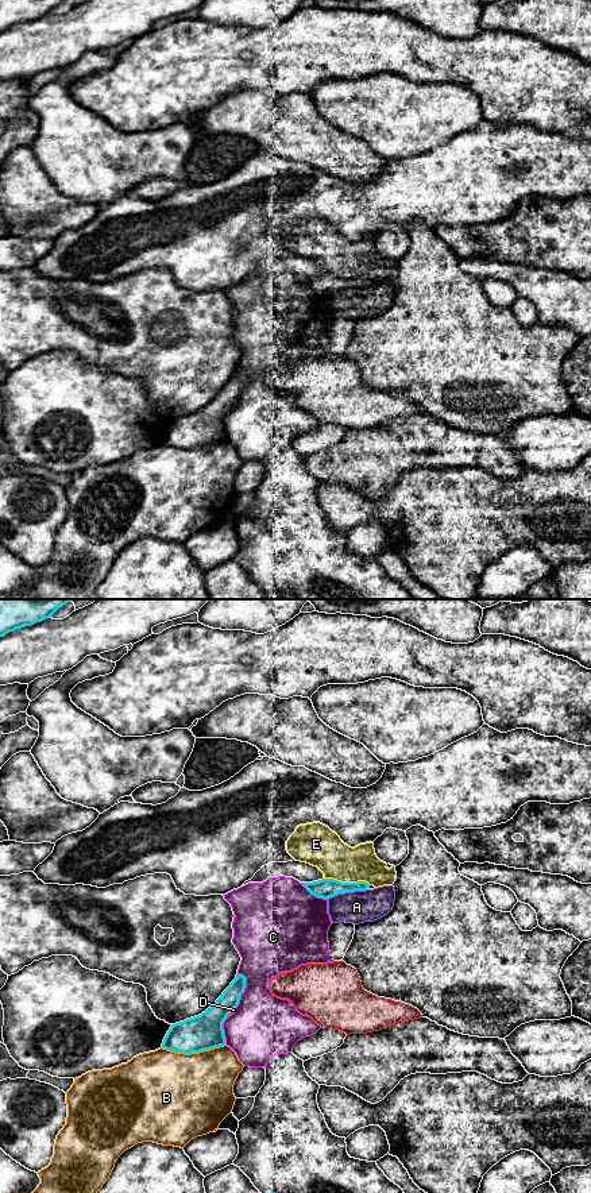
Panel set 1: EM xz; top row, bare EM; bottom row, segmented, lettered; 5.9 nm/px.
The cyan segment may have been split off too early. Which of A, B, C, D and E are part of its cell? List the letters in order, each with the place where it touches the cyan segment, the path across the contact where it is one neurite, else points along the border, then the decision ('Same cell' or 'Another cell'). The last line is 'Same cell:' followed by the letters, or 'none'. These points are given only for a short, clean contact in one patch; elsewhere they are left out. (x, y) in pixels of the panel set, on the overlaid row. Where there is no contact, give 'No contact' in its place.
A: Touches cyan at xz (347, 891). Boundary: xz (366, 888), (339, 892), (328, 899). Another cell
B: Touches cyan at xz (192, 1051). Another cell
C: Touches cyan at xz (243, 991). Another cell
D: Touches cyan at xz (230, 1012). Another cell
E: Touches cyan at xz (347, 883). Another cell
Same cell: none

